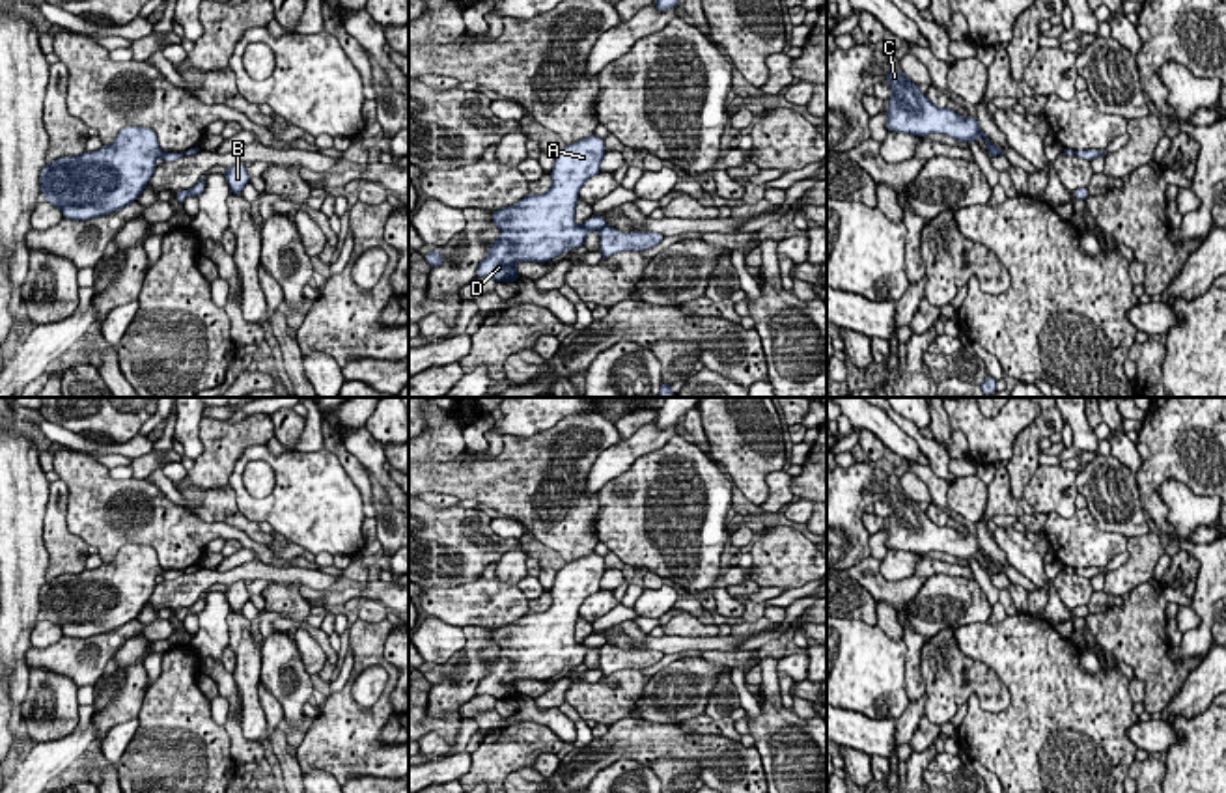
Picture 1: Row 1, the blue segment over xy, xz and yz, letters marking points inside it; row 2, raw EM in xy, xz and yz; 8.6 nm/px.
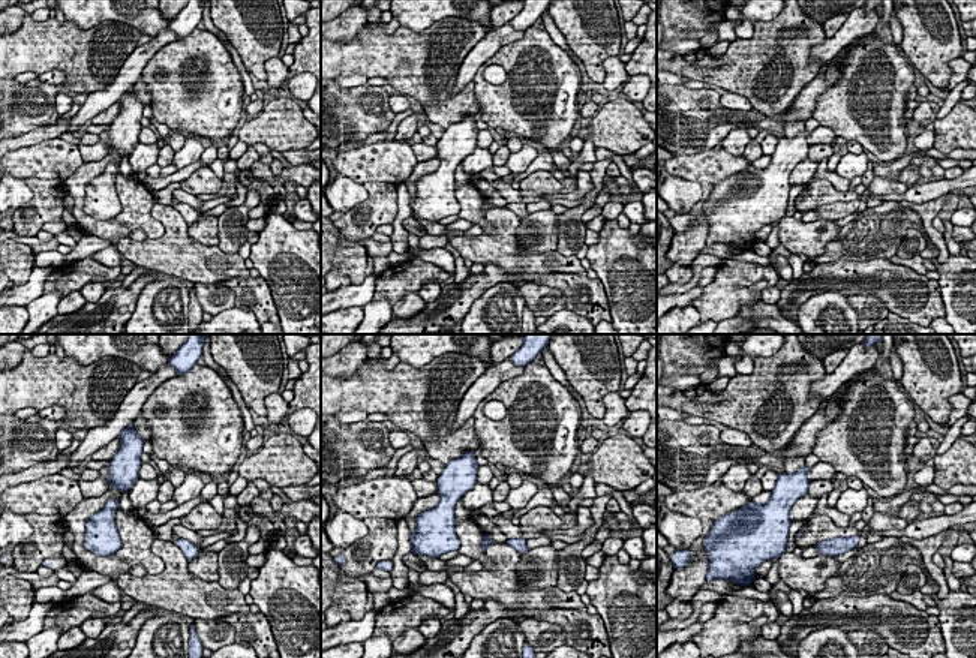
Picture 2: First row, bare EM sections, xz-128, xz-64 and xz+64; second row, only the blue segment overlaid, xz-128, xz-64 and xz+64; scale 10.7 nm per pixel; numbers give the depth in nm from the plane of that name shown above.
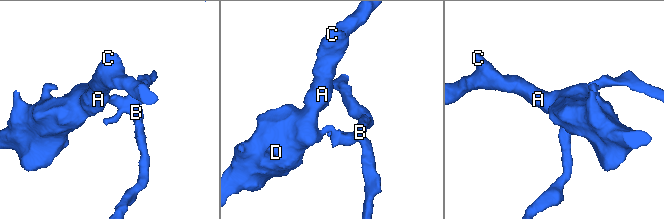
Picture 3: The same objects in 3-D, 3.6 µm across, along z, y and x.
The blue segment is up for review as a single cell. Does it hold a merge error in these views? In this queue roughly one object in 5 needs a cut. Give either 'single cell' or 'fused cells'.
fused cells

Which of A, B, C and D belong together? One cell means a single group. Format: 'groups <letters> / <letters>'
groups A C D / B

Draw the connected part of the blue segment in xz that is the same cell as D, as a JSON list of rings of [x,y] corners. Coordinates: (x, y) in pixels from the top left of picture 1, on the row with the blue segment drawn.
[[[595,134],[567,144],[556,153],[549,192],[528,192],[517,203],[493,211],[491,224],[500,228],[500,237],[489,244],[489,256],[478,265],[476,276],[517,282],[517,261],[552,261],[569,248],[584,246],[588,231],[603,230],[606,220],[601,215],[582,226],[575,222],[580,187],[601,172],[603,157],[605,142]]]

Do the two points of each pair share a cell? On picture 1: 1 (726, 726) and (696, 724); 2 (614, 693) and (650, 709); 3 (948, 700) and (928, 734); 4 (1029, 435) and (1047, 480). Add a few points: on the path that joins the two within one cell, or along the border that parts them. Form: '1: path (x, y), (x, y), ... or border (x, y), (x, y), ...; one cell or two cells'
1: path (719, 726), (704, 724); one cell
2: border (650, 678), (633, 711), (635, 717); two cells
3: border (924, 715), (937, 726); two cells
4: border (1040, 465), (1021, 495); two cells

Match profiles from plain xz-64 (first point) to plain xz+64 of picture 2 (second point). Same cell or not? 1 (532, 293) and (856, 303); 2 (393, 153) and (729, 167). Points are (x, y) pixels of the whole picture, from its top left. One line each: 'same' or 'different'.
1: same
2: same

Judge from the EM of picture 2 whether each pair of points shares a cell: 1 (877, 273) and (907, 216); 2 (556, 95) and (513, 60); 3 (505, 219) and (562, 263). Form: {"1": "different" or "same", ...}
{"1": "different", "2": "same", "3": "same"}

